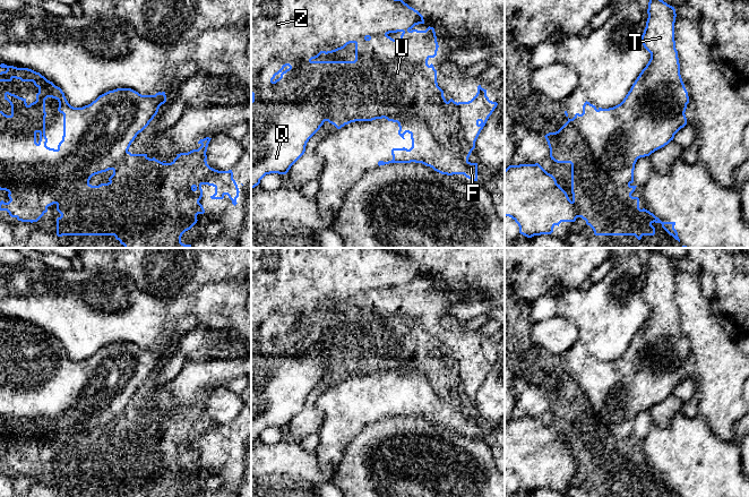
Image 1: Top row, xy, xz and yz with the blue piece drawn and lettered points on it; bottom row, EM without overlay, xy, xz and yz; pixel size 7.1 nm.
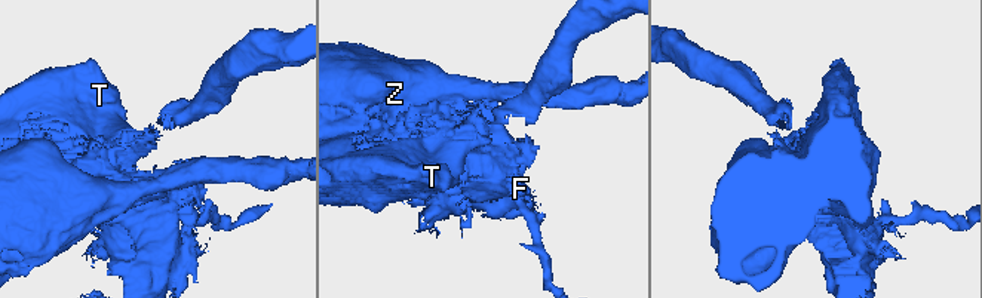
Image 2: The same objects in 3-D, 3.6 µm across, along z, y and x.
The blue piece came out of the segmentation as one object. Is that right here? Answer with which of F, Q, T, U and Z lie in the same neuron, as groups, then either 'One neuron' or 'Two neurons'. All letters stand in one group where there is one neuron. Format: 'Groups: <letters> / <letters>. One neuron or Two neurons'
Groups: F Z / Q T U. Two neurons

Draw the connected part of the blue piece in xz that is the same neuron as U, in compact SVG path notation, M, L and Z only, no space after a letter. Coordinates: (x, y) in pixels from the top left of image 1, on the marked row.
M428 27L425 31L405 31L401 35L401 40L396 41L387 34L377 34L369 38L363 38L355 42L355 60L354 61L309 61L291 66L289 69L281 74L281 77L275 82L269 82L265 86L260 86L252 93L251 100L251 189L260 183L260 180L270 173L286 174L291 166L304 154L305 146L309 139L320 129L325 121L327 121L328 113L333 110L333 106L342 100L342 87L354 77L363 78L368 80L370 77L390 77L399 85L407 89L419 92L422 86L437 86L437 70L433 65L428 65L430 58L434 58L438 51L438 42L433 27Z

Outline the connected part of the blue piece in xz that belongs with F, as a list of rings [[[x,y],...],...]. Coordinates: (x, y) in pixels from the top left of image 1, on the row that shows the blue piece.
[[[354,77],[342,87],[342,100],[333,106],[327,121],[337,129],[355,121],[372,121],[382,118],[397,122],[398,135],[403,139],[406,132],[411,135],[412,147],[410,149],[393,148],[393,160],[379,161],[379,166],[389,163],[415,162],[430,166],[441,174],[464,174],[477,181],[477,163],[471,163],[468,157],[497,105],[497,102],[489,100],[487,89],[481,85],[477,86],[477,93],[471,101],[457,103],[453,98],[447,102],[444,91],[438,85],[422,86],[419,92],[415,92],[405,88],[390,77],[370,77],[368,80]]]

